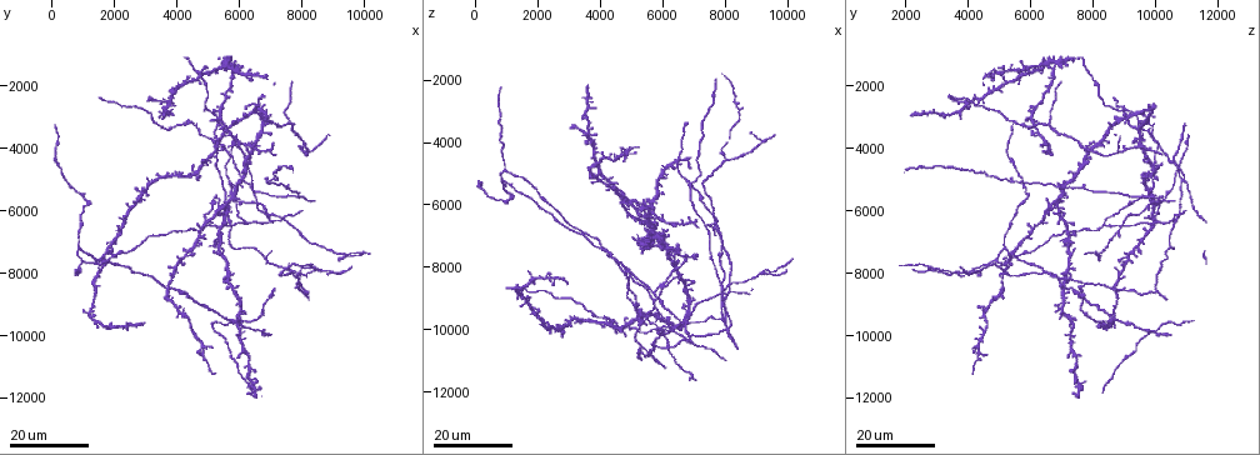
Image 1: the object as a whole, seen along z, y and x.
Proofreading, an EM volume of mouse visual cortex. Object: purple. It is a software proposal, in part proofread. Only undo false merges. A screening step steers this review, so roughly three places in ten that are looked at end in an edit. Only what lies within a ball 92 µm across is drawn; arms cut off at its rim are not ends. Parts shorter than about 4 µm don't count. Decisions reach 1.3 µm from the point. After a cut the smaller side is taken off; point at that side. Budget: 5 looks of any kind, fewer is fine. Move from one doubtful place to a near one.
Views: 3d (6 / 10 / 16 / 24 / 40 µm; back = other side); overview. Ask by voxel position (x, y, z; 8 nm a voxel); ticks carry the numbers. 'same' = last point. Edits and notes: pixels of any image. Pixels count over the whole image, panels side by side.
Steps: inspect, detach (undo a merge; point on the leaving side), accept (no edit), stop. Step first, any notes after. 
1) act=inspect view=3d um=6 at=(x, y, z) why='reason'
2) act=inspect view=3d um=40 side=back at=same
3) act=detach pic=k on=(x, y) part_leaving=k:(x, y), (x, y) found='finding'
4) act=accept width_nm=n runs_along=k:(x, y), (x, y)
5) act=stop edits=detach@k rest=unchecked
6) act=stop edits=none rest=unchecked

act=inspect view=3d um=24 at=(6400, 6400, 10100)

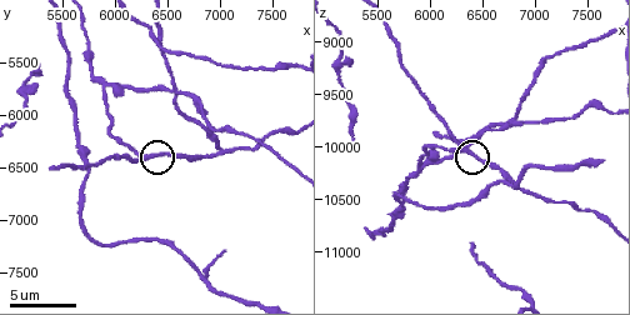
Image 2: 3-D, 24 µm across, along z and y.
act=inspect view=3d um=10 at=(6320, 6400, 10040) why='zoom in'

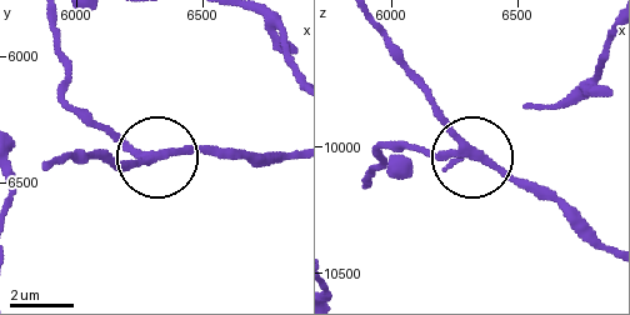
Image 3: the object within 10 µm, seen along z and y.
act=accept arms=3 found='all the same cell'

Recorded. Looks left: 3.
act=inspect view=3d um=6 at=(5900, 5700, 10180) why='three-way junction'

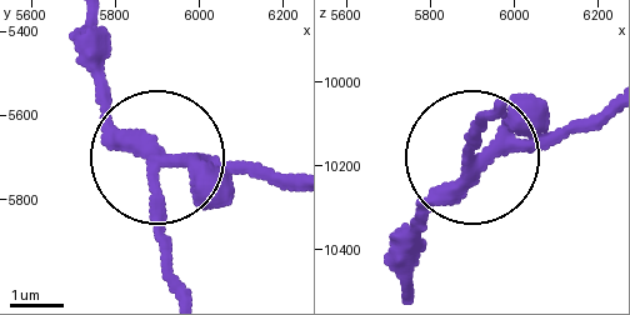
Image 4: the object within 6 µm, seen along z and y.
act=detach pic=4 on=(196, 163) width_nm=240 found='two cells meet here'

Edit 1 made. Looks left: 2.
act=stop edits=detach@4 rest=unchecked

